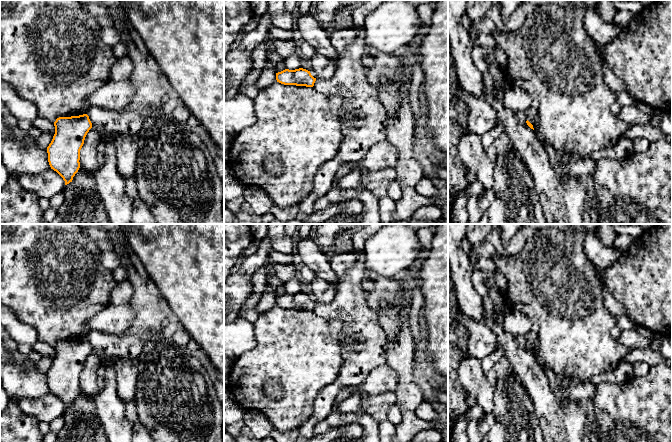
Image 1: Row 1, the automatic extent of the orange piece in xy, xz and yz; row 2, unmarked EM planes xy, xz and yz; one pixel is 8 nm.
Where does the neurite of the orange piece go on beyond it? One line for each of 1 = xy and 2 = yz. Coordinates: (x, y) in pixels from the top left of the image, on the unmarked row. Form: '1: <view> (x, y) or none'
1: none
2: none

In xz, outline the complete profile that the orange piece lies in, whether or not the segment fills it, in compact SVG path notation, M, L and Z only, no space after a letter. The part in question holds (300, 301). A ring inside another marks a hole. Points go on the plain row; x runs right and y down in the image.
M299 292L295 294L285 293L276 297L276 304L284 309L313 311L316 302L311 299L310 295Z

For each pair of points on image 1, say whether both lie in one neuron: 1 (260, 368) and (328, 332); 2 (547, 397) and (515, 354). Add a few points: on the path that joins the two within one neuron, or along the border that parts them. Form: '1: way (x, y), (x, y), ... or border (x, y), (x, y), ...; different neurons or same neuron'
1: way (277, 356), (291, 349), (303, 349), (311, 343); same neuron
2: way (538, 386), (525, 365); same neuron

